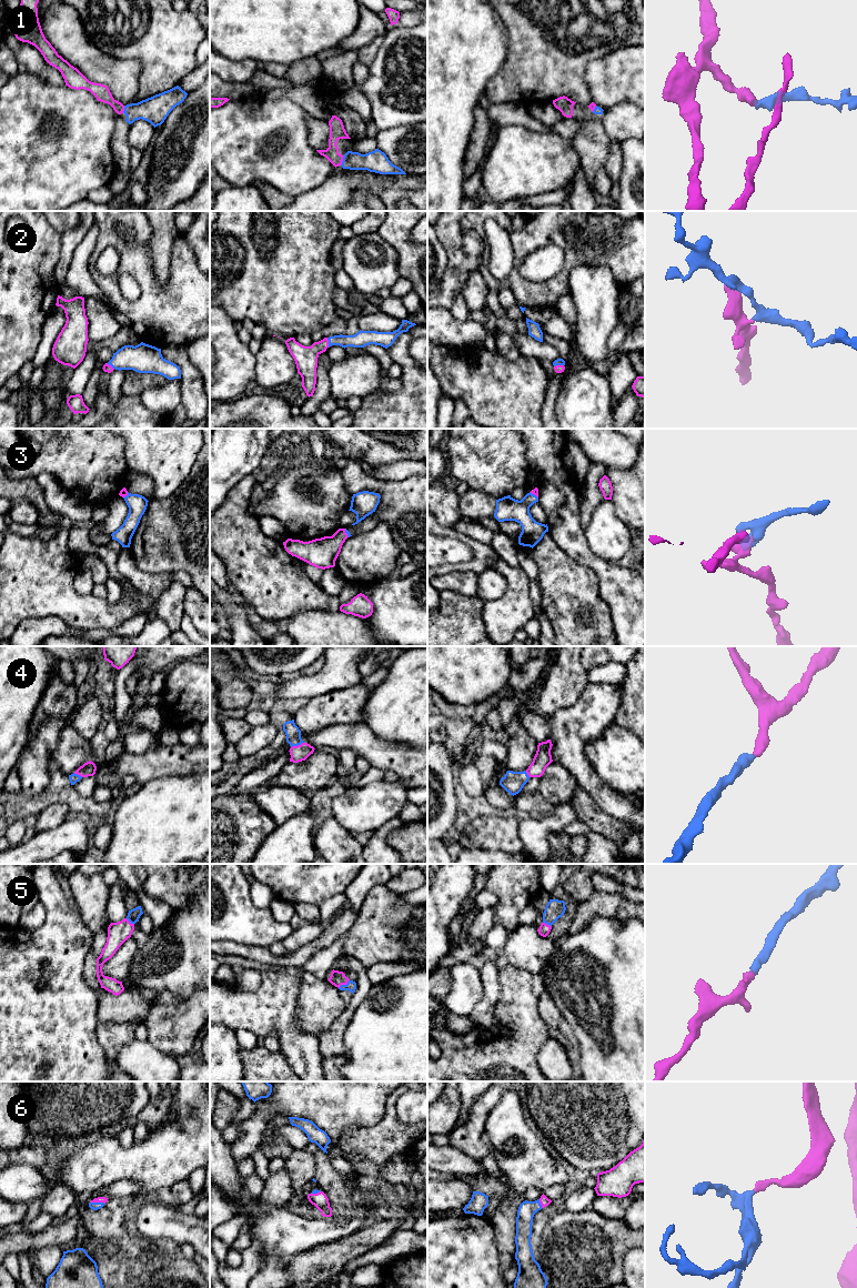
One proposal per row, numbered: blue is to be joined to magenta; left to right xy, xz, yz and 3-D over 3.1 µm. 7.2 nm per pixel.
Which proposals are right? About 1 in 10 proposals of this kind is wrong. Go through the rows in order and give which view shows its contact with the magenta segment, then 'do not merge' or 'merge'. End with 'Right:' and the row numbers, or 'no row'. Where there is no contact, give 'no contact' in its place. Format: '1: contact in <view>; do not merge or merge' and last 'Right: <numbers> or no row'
1: contact in xz; merge
2: contact in xz; merge
3: contact in xz; merge
4: contact in xz; merge
5: contact in xz; merge
6: contact in xy; merge
Right: 1, 2, 3, 4, 5, 6

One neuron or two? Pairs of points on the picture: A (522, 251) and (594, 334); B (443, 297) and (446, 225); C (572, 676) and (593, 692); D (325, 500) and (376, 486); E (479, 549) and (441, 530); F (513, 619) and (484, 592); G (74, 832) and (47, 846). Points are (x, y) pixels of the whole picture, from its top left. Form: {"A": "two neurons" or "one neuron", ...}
{"A": "two neurons", "B": "one neuron", "C": "two neurons", "D": "two neurons", "E": "one neuron", "F": "two neurons", "G": "one neuron"}

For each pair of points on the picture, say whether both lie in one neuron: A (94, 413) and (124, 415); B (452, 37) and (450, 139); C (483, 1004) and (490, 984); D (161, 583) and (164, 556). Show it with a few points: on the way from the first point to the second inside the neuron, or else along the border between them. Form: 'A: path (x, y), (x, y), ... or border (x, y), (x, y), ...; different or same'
A: path (102, 412), (117, 412); same
B: path (450, 62), (450, 113); same
C: path (487, 999), (490, 997), (490, 988); same
D: border (137, 565), (145, 572), (170, 573); different

